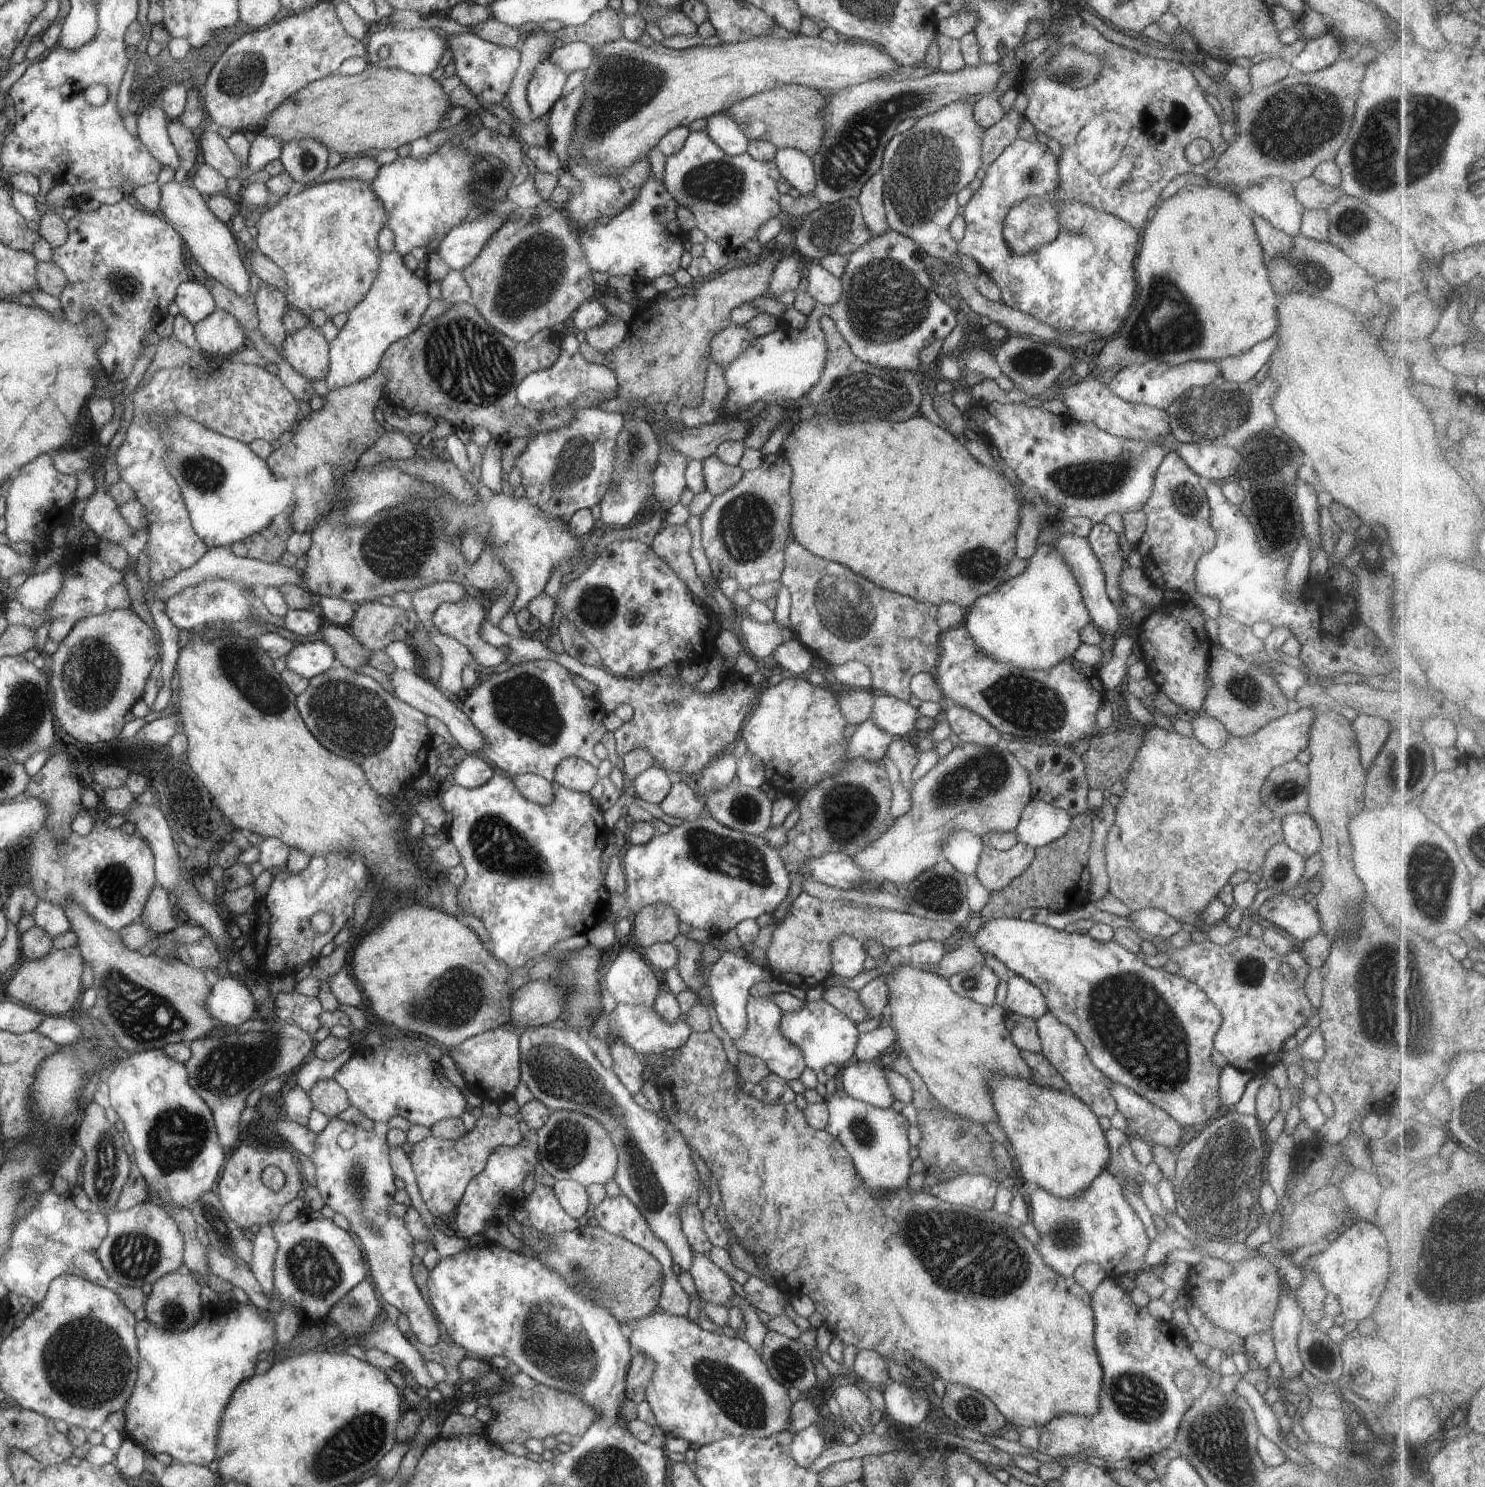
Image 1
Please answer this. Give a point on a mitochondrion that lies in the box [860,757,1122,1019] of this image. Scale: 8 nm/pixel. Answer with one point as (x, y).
(938, 893)

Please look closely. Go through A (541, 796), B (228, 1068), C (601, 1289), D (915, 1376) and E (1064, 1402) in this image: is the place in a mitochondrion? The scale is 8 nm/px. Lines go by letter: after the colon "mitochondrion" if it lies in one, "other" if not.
A: other
B: mitochondrion
C: mitochondrion
D: other
E: other

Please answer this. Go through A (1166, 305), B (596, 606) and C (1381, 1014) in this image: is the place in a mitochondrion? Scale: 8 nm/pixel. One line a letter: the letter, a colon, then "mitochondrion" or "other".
A: mitochondrion
B: mitochondrion
C: mitochondrion

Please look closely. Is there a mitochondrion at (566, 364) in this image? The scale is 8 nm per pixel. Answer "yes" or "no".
no

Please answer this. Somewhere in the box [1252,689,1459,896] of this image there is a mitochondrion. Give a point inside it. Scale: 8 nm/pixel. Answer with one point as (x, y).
(1410, 763)

